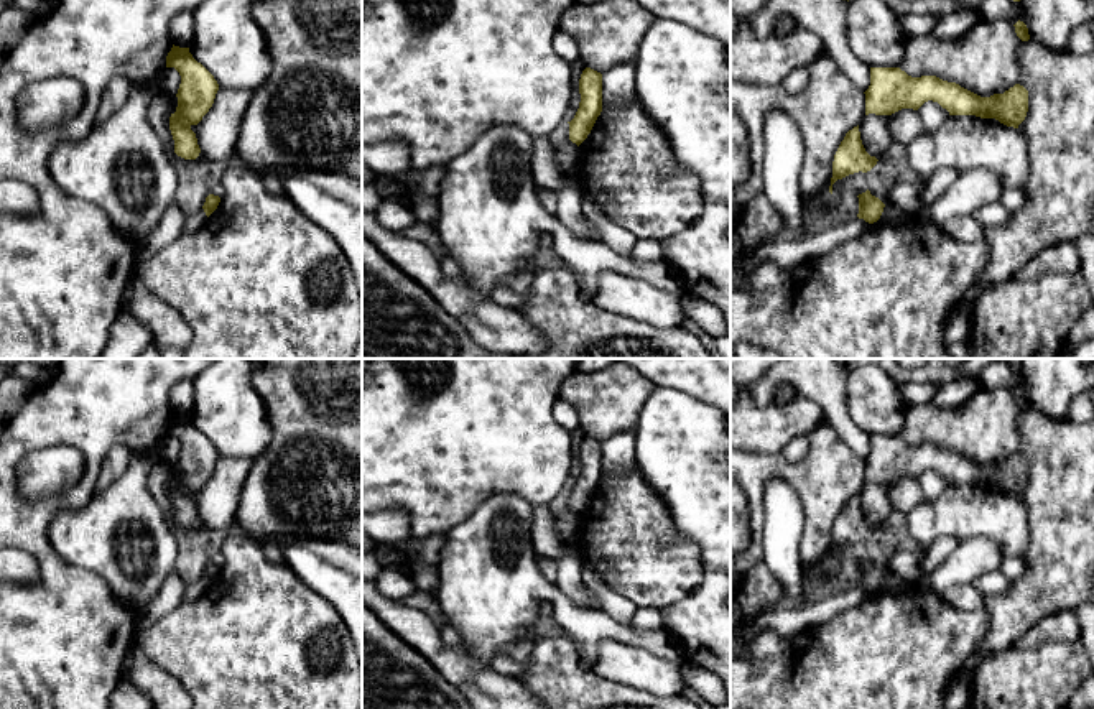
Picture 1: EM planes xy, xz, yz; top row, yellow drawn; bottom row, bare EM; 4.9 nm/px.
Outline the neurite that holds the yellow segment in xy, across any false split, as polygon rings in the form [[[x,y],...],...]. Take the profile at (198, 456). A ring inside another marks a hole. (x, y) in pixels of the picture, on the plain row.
[[[174,415],[166,424],[166,436],[174,436],[181,444],[178,475],[169,485],[174,521],[184,528],[196,528],[201,521],[196,502],[191,498],[209,480],[219,452],[214,444],[197,431],[189,416]]]

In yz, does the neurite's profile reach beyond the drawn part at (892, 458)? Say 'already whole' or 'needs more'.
already whole

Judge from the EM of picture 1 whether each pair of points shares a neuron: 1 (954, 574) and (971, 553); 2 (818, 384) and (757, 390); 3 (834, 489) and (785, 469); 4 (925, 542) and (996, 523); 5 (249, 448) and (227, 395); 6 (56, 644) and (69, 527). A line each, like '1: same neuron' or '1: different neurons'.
1: same neuron
2: same neuron
3: same neuron
4: same neuron
5: same neuron
6: different neurons

